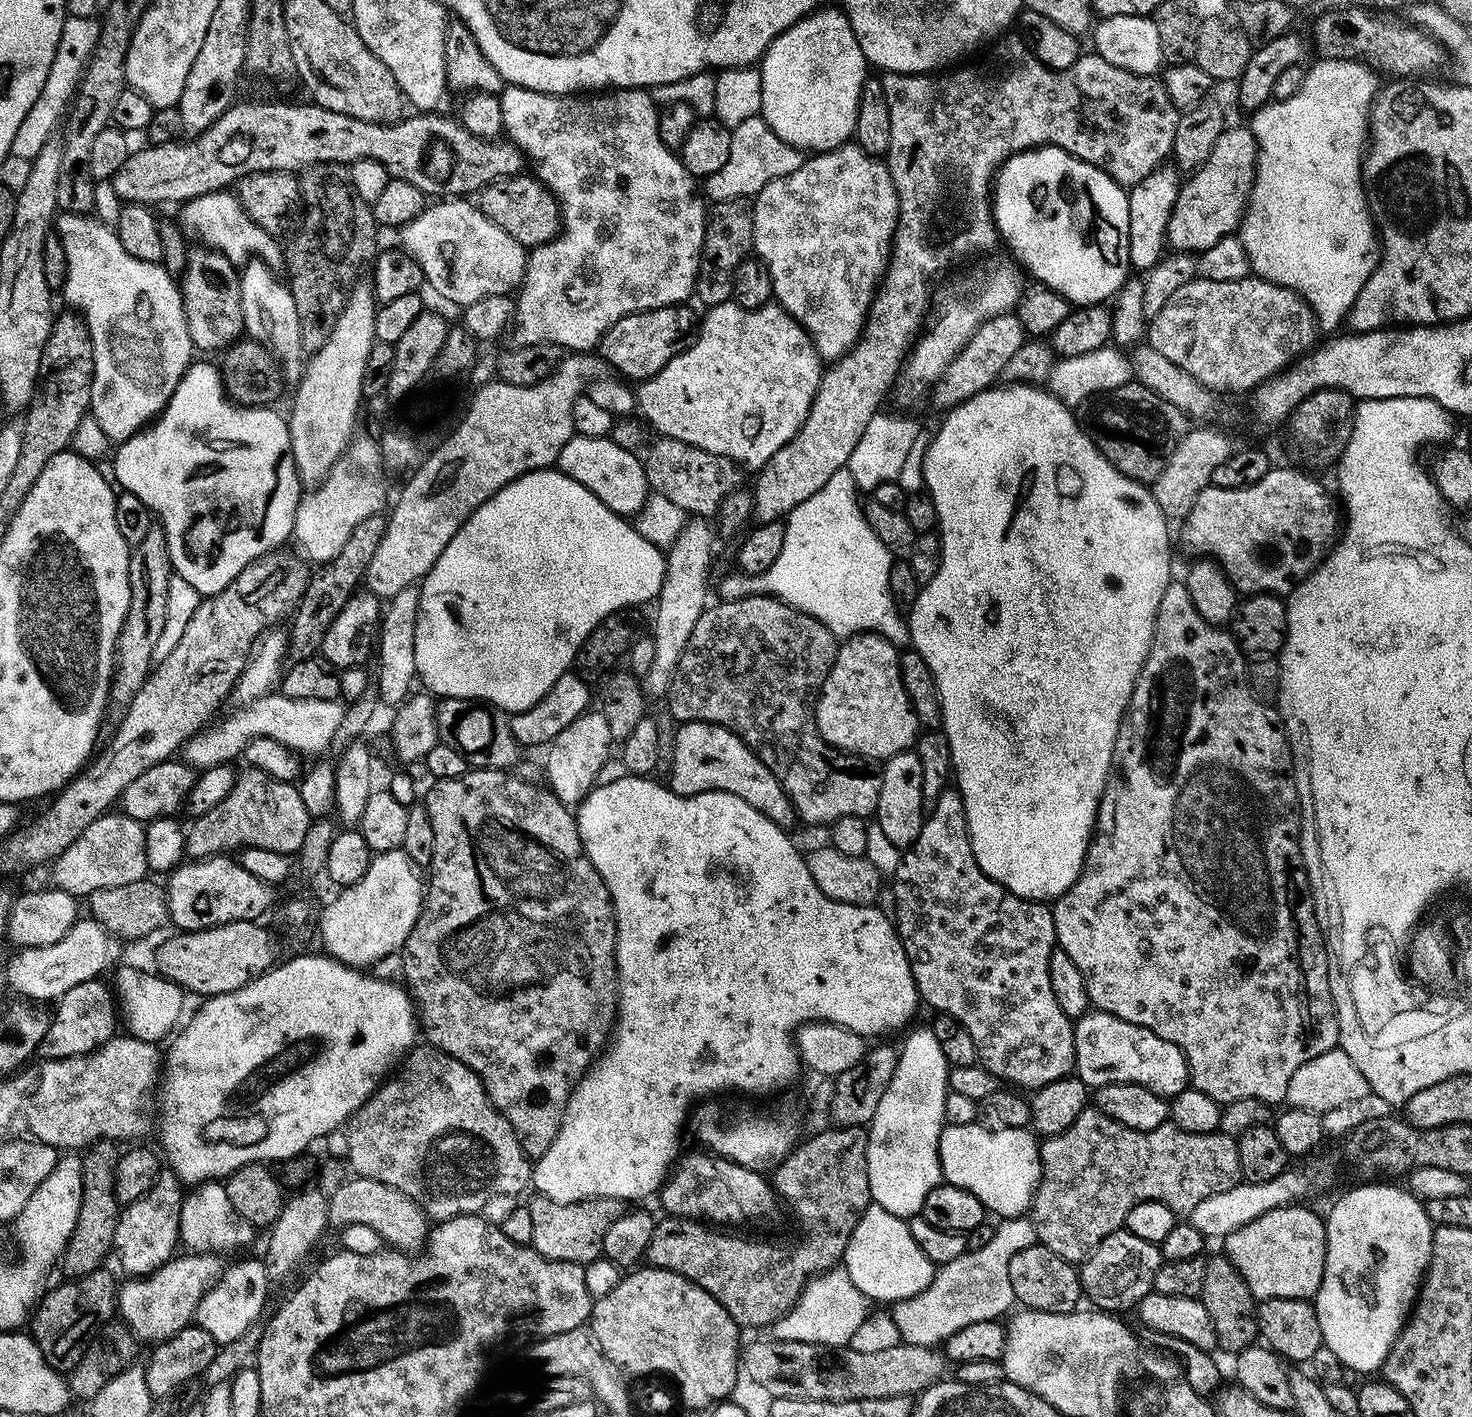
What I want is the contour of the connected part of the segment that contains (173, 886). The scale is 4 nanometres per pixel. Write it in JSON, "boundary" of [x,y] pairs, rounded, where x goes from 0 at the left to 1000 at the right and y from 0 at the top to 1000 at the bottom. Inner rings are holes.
{"boundary":[[[152,603],[123,609],[113,621],[114,649],[120,652],[122,658],[137,658],[162,649],[176,650],[177,646],[185,638],[185,625],[170,617],[162,606]]]}

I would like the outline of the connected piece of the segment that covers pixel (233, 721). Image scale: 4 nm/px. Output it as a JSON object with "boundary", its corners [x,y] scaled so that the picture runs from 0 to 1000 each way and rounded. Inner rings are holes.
{"boundary":[[[183,490],[183,490],[179,490],[178,492],[175,492],[175,494],[166,496],[165,498],[161,499],[160,500],[162,501],[160,503],[158,504],[158,505],[154,506],[153,508],[150,510],[150,511],[145,512],[145,514],[142,515],[142,517],[140,517],[141,515],[139,515],[137,516],[135,518],[132,519],[130,522],[128,522],[128,524],[125,526],[124,529],[124,536],[127,537],[127,538],[130,539],[131,542],[134,543],[138,543],[140,542],[144,542],[147,539],[154,539],[160,537],[159,536],[160,534],[162,534],[164,531],[165,531],[166,527],[167,527],[168,525],[169,525],[169,524],[173,521],[186,521],[186,524],[192,524],[195,526],[195,528],[198,528],[198,530],[202,532],[207,532],[207,531],[217,531],[215,532],[222,531],[225,526],[225,521],[227,519],[227,517],[230,514],[230,510],[233,508],[234,498],[232,496],[230,493],[217,494],[216,493],[198,493],[198,492],[194,492],[191,490]]]}

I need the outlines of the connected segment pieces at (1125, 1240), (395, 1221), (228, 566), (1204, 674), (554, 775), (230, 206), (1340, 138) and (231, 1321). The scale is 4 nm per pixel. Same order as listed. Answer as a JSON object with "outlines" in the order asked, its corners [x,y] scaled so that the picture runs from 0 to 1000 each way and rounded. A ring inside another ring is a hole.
{"outlines":[[[[762,868],[754,871],[751,874],[749,874],[749,876],[745,881],[739,886],[733,893],[734,908],[736,914],[738,915],[740,921],[744,922],[745,924],[749,924],[753,927],[764,927],[766,923],[771,924],[774,921],[774,917],[779,912],[784,910],[784,902],[787,899],[789,887],[788,881],[786,879],[781,876],[776,876],[776,874],[770,874],[770,871],[768,871],[766,868]]],[[[242,830],[234,833],[234,836],[230,837],[230,840],[227,840],[227,843],[223,845],[223,863],[226,865],[228,865],[228,864],[229,865],[234,864],[251,865],[251,868],[257,868],[258,874],[262,879],[266,879],[269,882],[285,881],[289,877],[292,869],[291,859],[289,858],[288,854],[285,850],[281,849],[279,845],[276,845],[276,843],[268,840],[268,837],[262,837],[260,834],[254,834],[248,830]]],[[[131,255],[128,258],[128,263],[121,270],[115,284],[112,287],[111,291],[87,311],[81,311],[79,316],[82,317],[79,318],[79,325],[76,327],[77,332],[79,332],[79,339],[78,339],[78,341],[79,342],[82,341],[81,344],[84,347],[94,349],[94,351],[96,351],[96,354],[99,354],[101,359],[107,365],[113,377],[113,384],[115,388],[118,404],[126,408],[126,411],[129,411],[129,414],[132,414],[132,416],[135,416],[137,422],[143,422],[151,416],[154,416],[154,414],[156,413],[159,408],[164,404],[164,402],[166,402],[177,392],[190,387],[192,385],[190,383],[193,380],[195,382],[198,378],[200,366],[204,356],[205,342],[204,335],[201,333],[200,320],[197,315],[195,296],[192,293],[190,294],[187,291],[188,289],[185,287],[164,287],[158,284],[154,279],[150,260],[147,258],[146,260],[144,257]]],[[[804,410],[792,414],[784,439],[784,450],[779,467],[772,479],[765,507],[762,511],[757,529],[757,544],[747,563],[744,589],[739,597],[736,613],[727,628],[717,633],[714,639],[719,671],[723,672],[735,685],[740,706],[751,716],[757,716],[768,723],[776,724],[792,735],[798,735],[807,748],[809,767],[822,772],[829,781],[841,775],[855,775],[863,781],[874,777],[874,766],[879,755],[895,744],[910,736],[910,721],[907,716],[901,692],[900,660],[893,646],[891,627],[889,625],[885,603],[883,602],[883,565],[880,555],[878,529],[870,503],[851,487],[848,481],[848,469],[840,450],[834,442],[823,440],[814,433]]],[[[400,501],[391,507],[385,514],[374,522],[371,532],[372,554],[383,567],[391,569],[399,561],[408,542],[415,534],[414,526],[417,523],[411,504],[408,501]]],[[[155,134],[141,135],[127,142],[122,147],[121,155],[130,166],[133,166],[137,173],[146,175],[156,186],[165,188],[172,182],[176,182],[181,186],[190,187],[192,183],[192,172],[185,167],[183,162],[178,161],[168,153],[168,150],[163,145],[162,138]],[[130,164],[131,165],[130,165]],[[190,185],[190,186],[189,186]]],[[[895,42],[895,45],[890,47],[886,52],[886,57],[884,62],[878,68],[873,71],[868,71],[857,74],[849,82],[849,90],[853,102],[856,104],[856,109],[853,112],[853,128],[851,133],[851,140],[845,155],[842,157],[841,167],[849,181],[850,191],[857,198],[862,198],[868,202],[874,202],[876,205],[882,206],[886,212],[891,217],[895,227],[902,231],[912,227],[918,218],[918,215],[923,210],[925,202],[930,198],[938,185],[938,169],[935,162],[934,155],[929,144],[928,133],[925,126],[925,111],[928,107],[928,100],[931,95],[931,80],[935,68],[939,62],[938,54],[934,48],[930,48],[926,42],[903,42]]],[[[176,888],[163,889],[161,892],[156,893],[150,900],[149,898],[146,901],[144,908],[135,919],[132,934],[137,939],[140,939],[140,941],[143,941],[143,944],[145,944],[147,949],[159,947],[159,944],[164,944],[164,941],[167,941],[168,936],[177,931],[176,929],[179,927],[179,920],[182,917],[182,905],[183,905],[182,896]]]]}

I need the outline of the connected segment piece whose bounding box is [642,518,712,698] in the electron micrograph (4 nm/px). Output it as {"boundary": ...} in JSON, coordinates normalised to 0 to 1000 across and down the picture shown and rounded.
{"boundary":[[[470,366],[465,371],[465,373],[461,377],[461,380],[457,386],[453,387],[452,397],[451,399],[451,413],[448,415],[448,419],[444,424],[446,428],[446,435],[443,438],[442,448],[444,453],[445,462],[444,467],[436,479],[436,485],[438,492],[448,491],[453,492],[454,485],[457,483],[458,473],[461,470],[461,464],[463,464],[463,459],[468,452],[471,440],[480,430],[478,425],[478,414],[481,411],[481,399],[484,397],[484,375],[481,373],[482,368],[478,366]]]}

